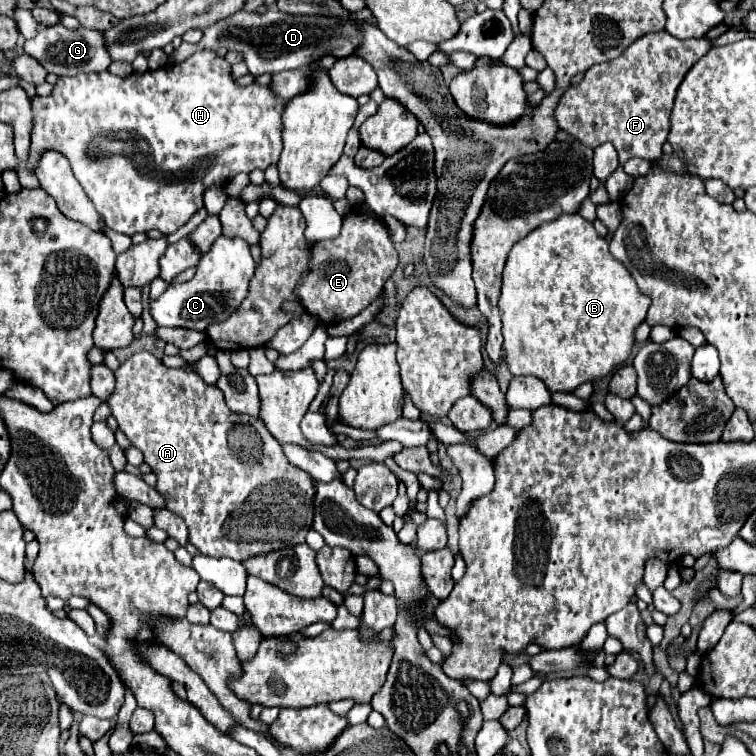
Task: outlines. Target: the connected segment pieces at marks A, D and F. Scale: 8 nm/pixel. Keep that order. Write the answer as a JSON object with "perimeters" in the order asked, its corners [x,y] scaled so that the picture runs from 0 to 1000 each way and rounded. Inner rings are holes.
{"perimeters":[[[[183,466],[153,489],[153,513],[140,532],[159,569],[185,593],[190,611],[206,627],[206,648],[217,656],[220,672],[246,690],[249,717],[267,733],[280,738],[302,735],[323,743],[331,735],[376,728],[402,717],[415,677],[413,632],[378,608],[370,585],[354,571],[344,553],[310,558],[312,548],[299,537],[288,511],[272,508],[259,492],[220,487],[214,476],[198,466]],[[307,571],[317,571],[317,606],[304,593]],[[333,651],[339,651],[339,659],[331,659]]],[[[317,13],[275,34],[262,58],[241,56],[241,61],[225,74],[225,79],[241,82],[262,66],[302,63],[323,74],[323,82],[333,101],[344,101],[352,95],[365,98],[376,93],[402,90],[407,87],[407,79],[418,79],[431,71],[439,71],[444,77],[463,74],[476,58],[476,48],[471,48],[468,42],[471,40],[460,37],[460,32],[444,32],[444,26],[434,26],[429,21],[386,21],[370,13],[354,13],[352,19],[339,19],[339,16],[331,19],[331,16]],[[336,42],[344,42],[344,53],[341,48],[333,48]]],[[[881,40],[860,42],[839,53],[817,77],[804,79],[799,85],[786,85],[767,111],[759,111],[735,140],[735,161],[751,177],[757,177],[770,190],[788,196],[796,188],[810,188],[817,198],[820,217],[833,209],[852,209],[852,212],[870,212],[876,206],[876,190],[881,188],[886,172],[886,146],[892,138],[894,119],[905,103],[905,98],[942,63],[939,53],[934,50],[913,50],[899,53]]]]}

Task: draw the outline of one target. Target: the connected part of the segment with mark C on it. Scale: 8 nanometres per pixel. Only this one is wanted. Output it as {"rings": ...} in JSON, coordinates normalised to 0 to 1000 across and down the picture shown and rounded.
{"rings":[[[294,310],[286,315],[280,328],[265,341],[262,357],[254,370],[249,370],[243,376],[225,376],[222,384],[212,394],[196,399],[198,415],[206,426],[206,431],[238,431],[238,434],[251,434],[251,437],[272,437],[275,431],[280,431],[286,426],[302,423],[317,407],[323,392],[328,392],[328,386],[331,386],[331,370],[336,365],[336,357],[339,357],[339,349],[331,336],[331,323],[317,312]]]}

